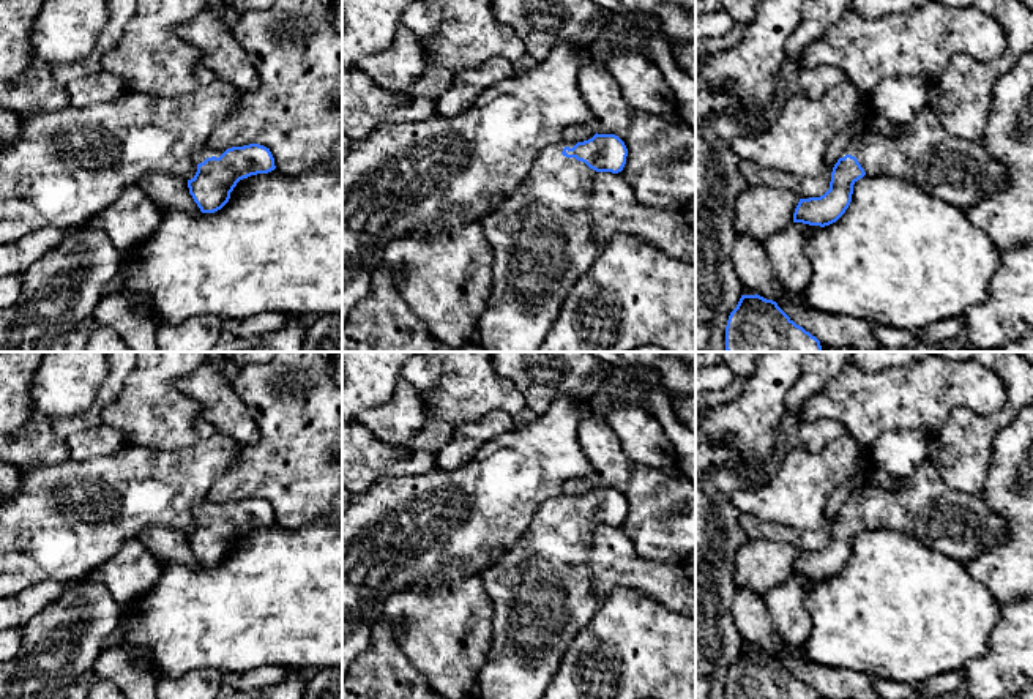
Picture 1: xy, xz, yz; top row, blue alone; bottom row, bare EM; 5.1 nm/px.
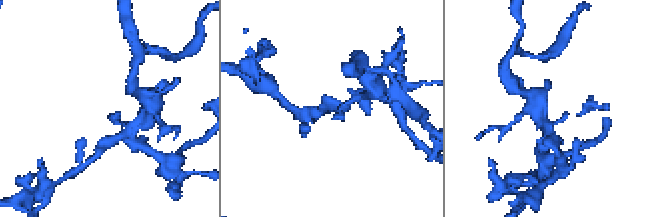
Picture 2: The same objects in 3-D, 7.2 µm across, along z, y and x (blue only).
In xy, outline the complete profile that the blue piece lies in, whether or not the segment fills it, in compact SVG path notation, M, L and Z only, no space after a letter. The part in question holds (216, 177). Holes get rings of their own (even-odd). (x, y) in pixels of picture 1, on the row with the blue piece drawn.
M259 144L227 150L207 147L196 163L197 172L188 180L188 188L202 213L221 210L240 180L276 169L270 148Z

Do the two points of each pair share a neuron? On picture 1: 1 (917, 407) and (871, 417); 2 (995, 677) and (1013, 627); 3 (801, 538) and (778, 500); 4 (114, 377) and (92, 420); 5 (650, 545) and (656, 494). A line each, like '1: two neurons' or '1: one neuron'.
1: one neuron
2: one neuron
3: two neurons
4: one neuron
5: one neuron

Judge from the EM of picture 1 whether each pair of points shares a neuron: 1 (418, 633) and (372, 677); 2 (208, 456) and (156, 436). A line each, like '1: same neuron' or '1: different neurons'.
1: different neurons
2: different neurons

